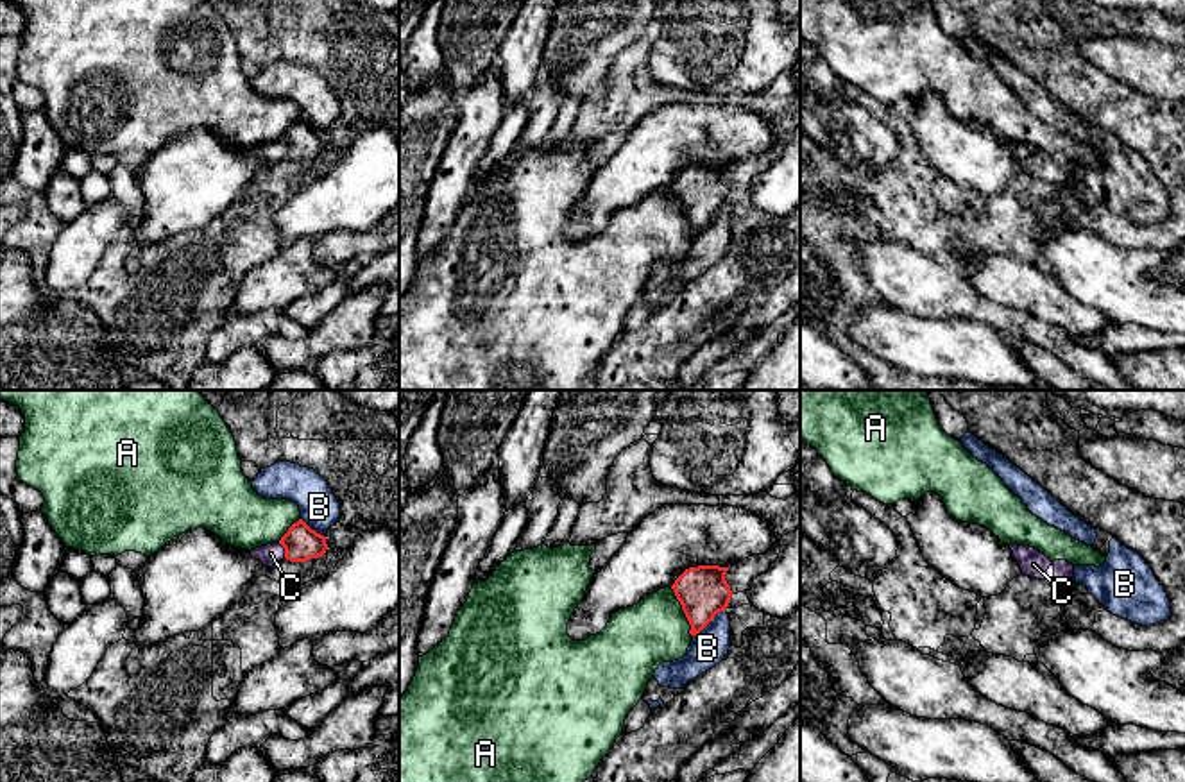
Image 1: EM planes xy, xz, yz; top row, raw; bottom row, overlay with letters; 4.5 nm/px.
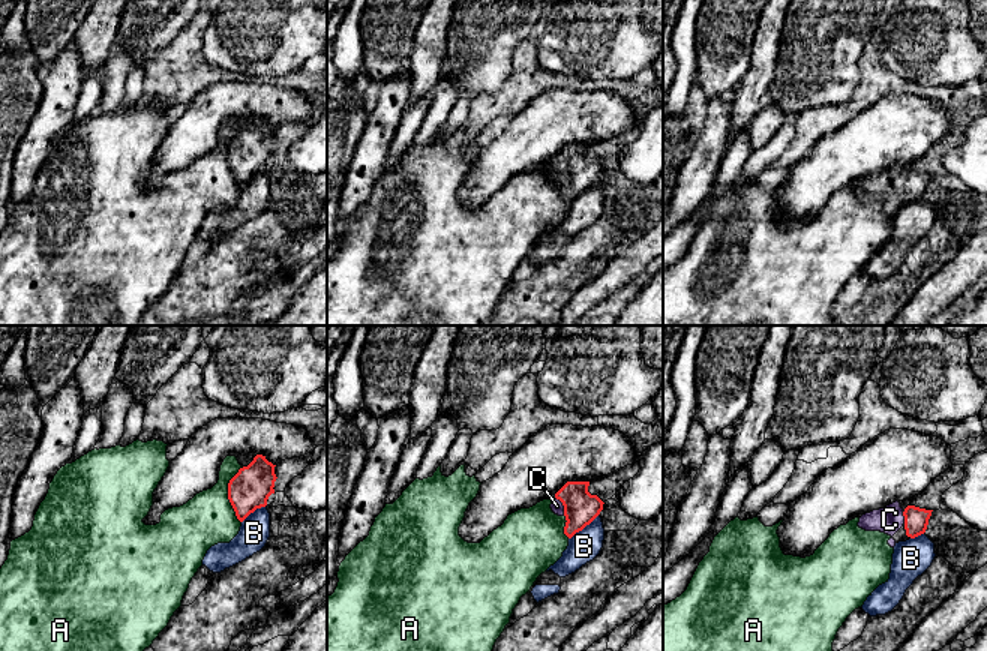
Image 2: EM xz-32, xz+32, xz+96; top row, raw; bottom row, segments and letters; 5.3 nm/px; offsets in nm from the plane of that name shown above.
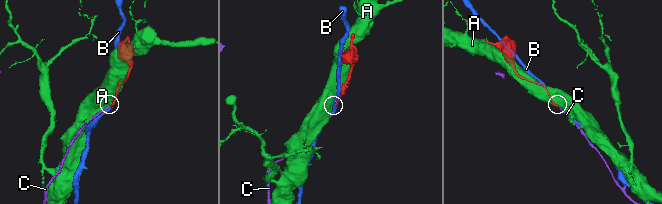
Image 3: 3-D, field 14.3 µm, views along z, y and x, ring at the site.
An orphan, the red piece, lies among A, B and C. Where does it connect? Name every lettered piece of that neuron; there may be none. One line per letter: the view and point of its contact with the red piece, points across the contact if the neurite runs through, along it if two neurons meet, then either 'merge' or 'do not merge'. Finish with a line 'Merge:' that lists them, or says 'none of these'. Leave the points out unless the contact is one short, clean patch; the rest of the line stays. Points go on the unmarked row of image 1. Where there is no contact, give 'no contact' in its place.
A: meets red in xz at (684, 212); do not merge
B: meets red in xz at (709, 220); do not merge
C: meets red in xy at (285, 149); runs through xy (301, 142), (285, 149), (271, 152); merge
Merge: C

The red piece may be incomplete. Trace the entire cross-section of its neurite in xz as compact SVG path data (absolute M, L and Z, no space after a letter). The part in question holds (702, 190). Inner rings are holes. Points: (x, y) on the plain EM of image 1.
M698 165L686 168L671 184L691 224L689 233L700 233L716 213L727 209L732 197L725 179L729 166Z

